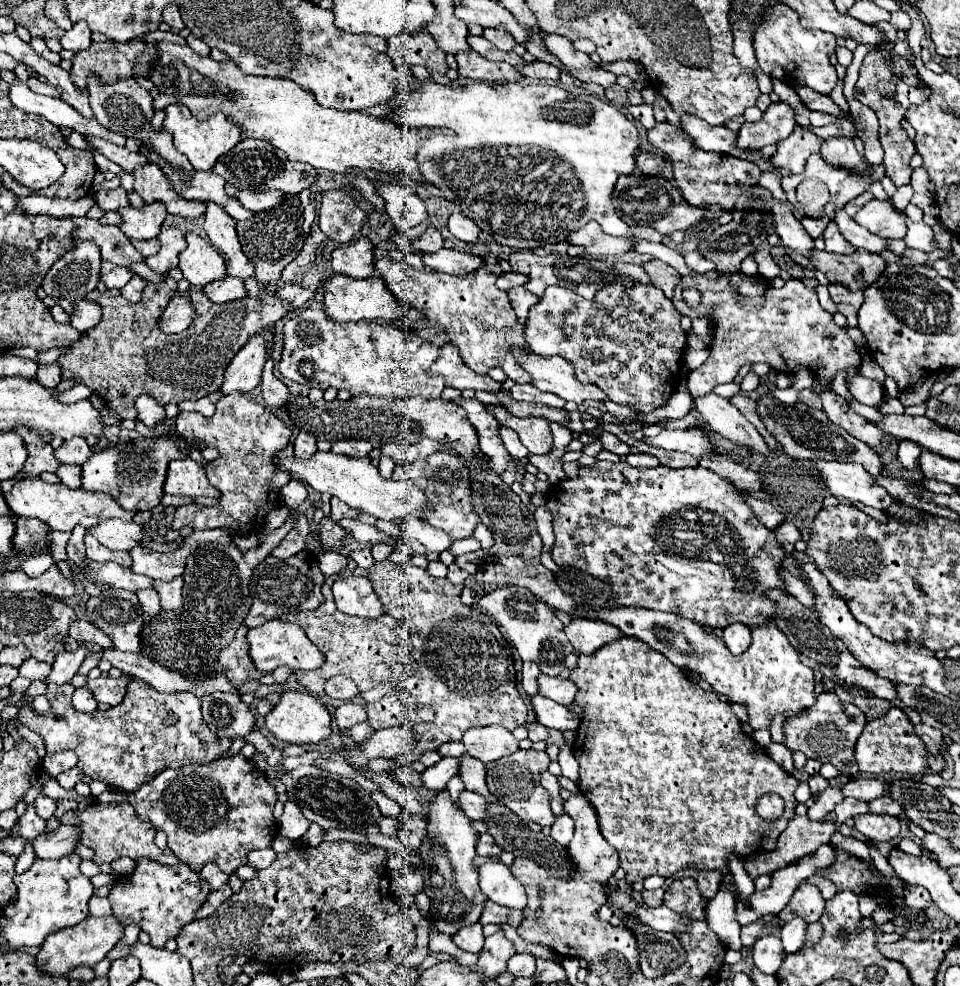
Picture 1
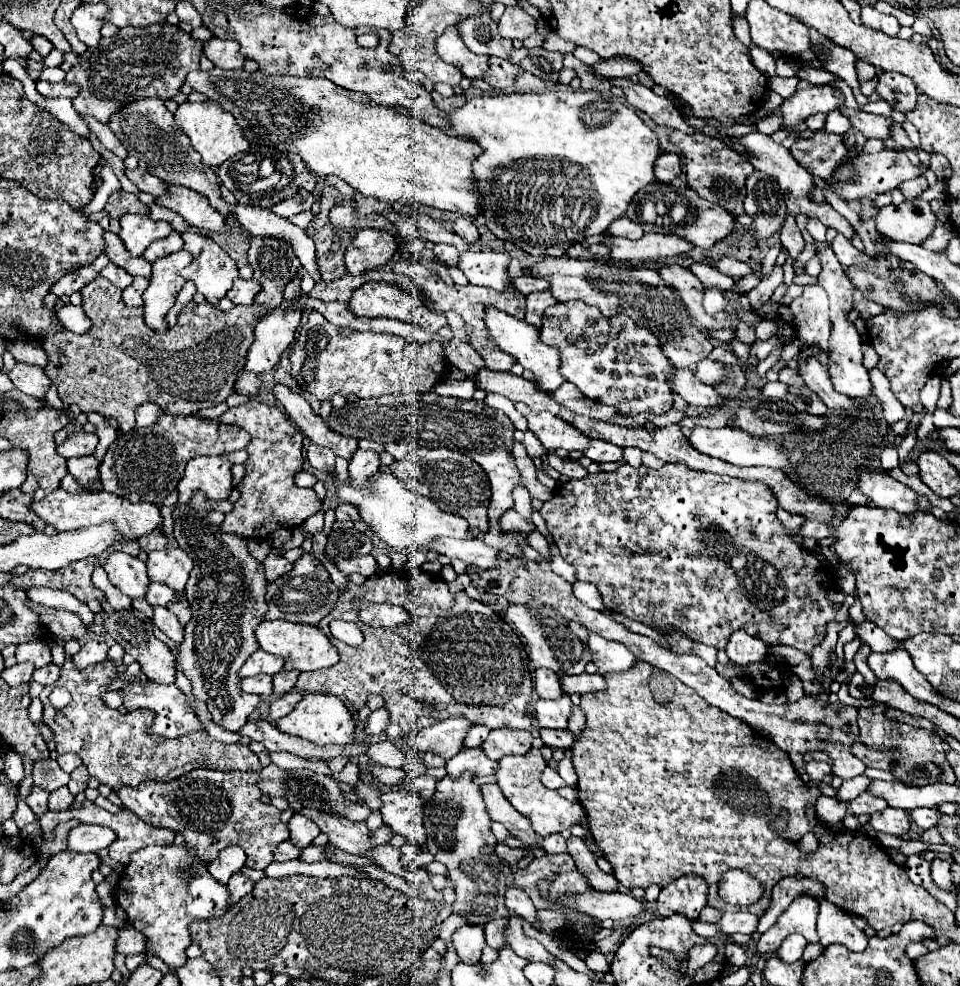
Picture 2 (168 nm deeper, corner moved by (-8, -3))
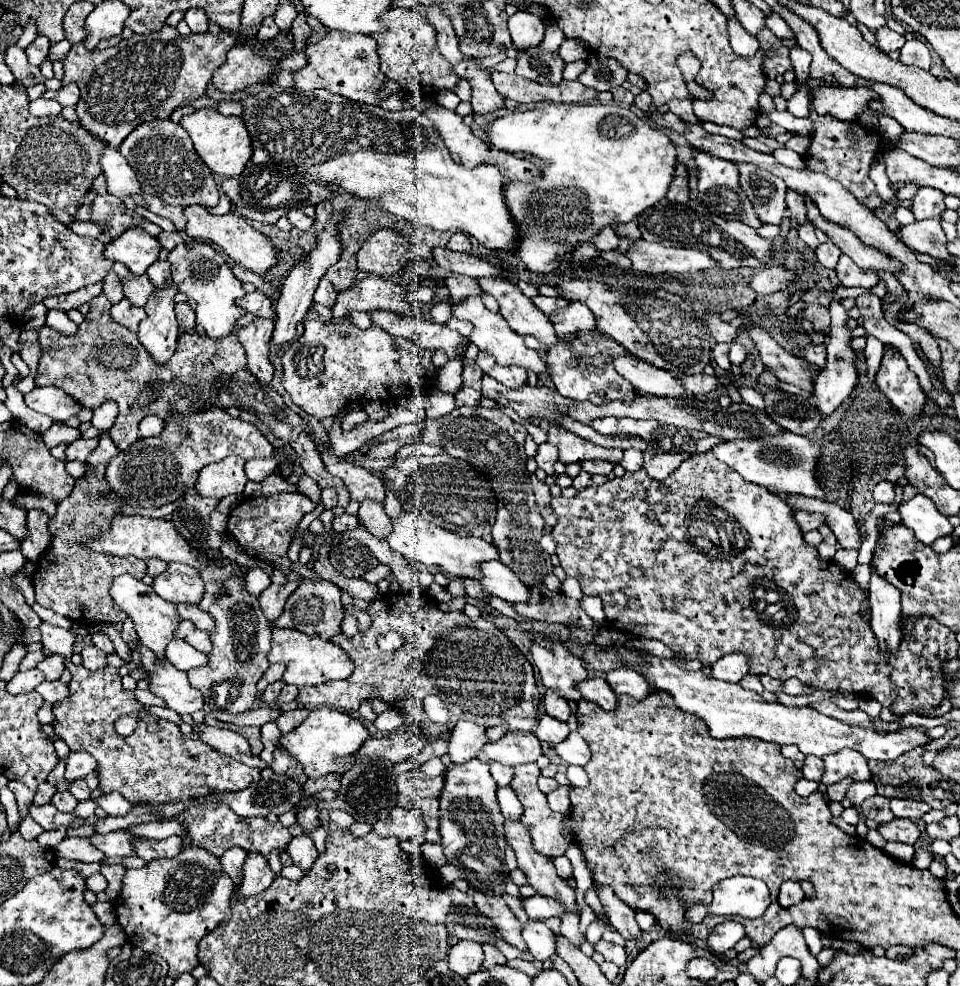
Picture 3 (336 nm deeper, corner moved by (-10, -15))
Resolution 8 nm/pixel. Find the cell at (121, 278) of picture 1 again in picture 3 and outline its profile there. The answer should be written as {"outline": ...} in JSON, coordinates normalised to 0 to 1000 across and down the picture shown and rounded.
{"outline":[[[115,275],[108,283],[108,295],[106,295],[115,307],[123,307],[125,303],[129,303],[129,293],[127,293],[127,287],[123,283],[123,279],[119,275]]]}

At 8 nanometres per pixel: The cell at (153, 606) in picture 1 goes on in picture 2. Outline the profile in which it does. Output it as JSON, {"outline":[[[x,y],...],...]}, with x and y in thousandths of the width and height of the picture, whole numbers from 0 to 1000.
{"outline":[[[160,616],[160,634],[173,642],[183,654],[192,650],[192,636],[185,632],[185,628],[175,620],[175,616]]]}

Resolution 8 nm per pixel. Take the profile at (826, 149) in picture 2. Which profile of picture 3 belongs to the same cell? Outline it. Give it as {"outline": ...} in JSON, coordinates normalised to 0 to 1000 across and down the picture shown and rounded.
{"outline":[[[844,109],[844,121],[848,121],[850,133],[846,137],[846,145],[842,151],[842,171],[875,184],[898,208],[906,212],[917,210],[919,202],[913,198],[910,186],[904,180],[908,159],[913,157],[917,147],[915,135],[896,129],[892,123],[878,124],[869,121],[867,117],[852,117],[846,109]]]}

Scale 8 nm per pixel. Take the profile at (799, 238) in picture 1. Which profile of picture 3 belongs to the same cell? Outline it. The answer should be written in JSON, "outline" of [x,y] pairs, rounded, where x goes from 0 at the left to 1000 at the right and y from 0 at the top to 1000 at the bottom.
{"outline":[[[875,303],[865,305],[865,317],[867,317],[867,328],[865,328],[865,338],[860,346],[860,358],[863,358],[863,368],[860,372],[852,378],[850,390],[848,390],[848,403],[850,403],[850,413],[854,415],[856,421],[865,421],[869,415],[877,411],[879,405],[885,403],[885,399],[894,390],[894,374],[892,374],[892,356],[888,354],[888,336],[883,332],[883,315],[877,311]]]}

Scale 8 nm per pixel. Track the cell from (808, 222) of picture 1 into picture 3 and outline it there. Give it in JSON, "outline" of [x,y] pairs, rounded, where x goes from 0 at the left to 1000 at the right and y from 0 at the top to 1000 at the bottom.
{"outline":[[[844,226],[831,230],[831,240],[833,240],[842,251],[846,251],[846,253],[852,253],[852,248],[854,248],[854,244],[852,244],[852,240],[850,240],[850,236],[848,236],[848,230],[846,230]]]}

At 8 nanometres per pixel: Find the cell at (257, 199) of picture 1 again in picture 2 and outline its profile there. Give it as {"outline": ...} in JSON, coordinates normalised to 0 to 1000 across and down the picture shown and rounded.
{"outline":[[[308,196],[306,200],[302,200],[302,202],[298,202],[298,204],[290,206],[290,208],[285,208],[283,214],[285,214],[288,218],[300,222],[300,220],[304,220],[304,218],[308,218],[308,216],[323,214],[325,208],[327,208],[325,196],[319,196],[319,198],[317,198],[317,196]]]}

